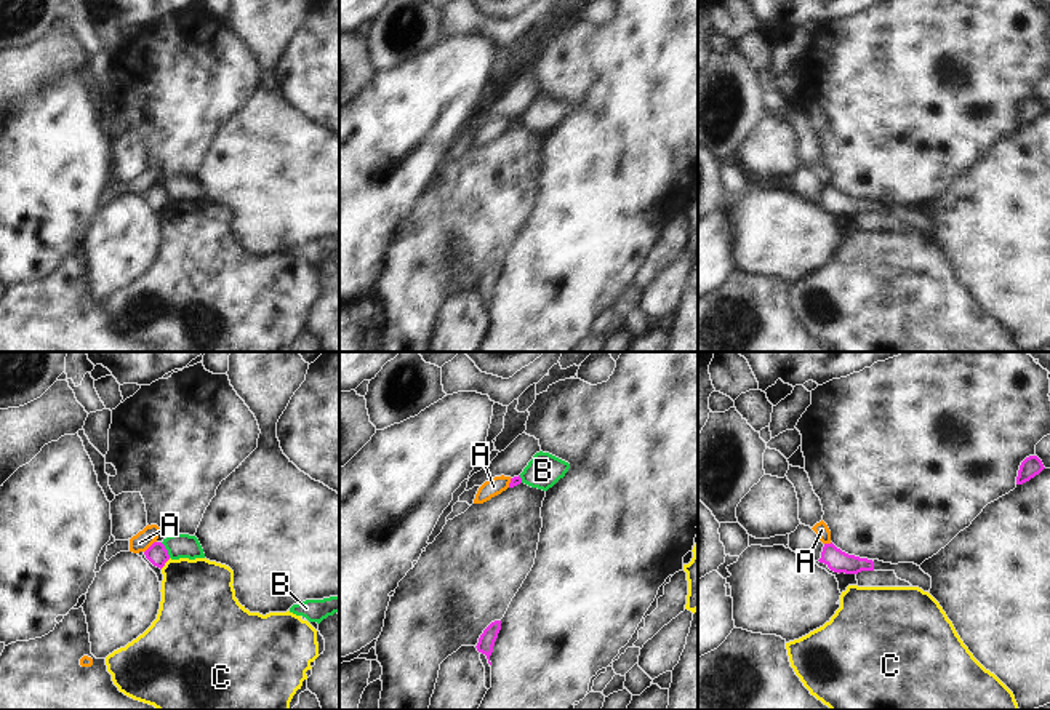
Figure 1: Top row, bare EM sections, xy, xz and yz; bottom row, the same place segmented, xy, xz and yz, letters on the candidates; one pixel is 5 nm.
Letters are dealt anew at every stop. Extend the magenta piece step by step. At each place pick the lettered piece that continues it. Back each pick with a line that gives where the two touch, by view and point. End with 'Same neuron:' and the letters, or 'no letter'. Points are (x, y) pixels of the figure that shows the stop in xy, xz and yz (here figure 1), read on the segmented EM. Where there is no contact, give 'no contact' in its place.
Same neuron: no letter

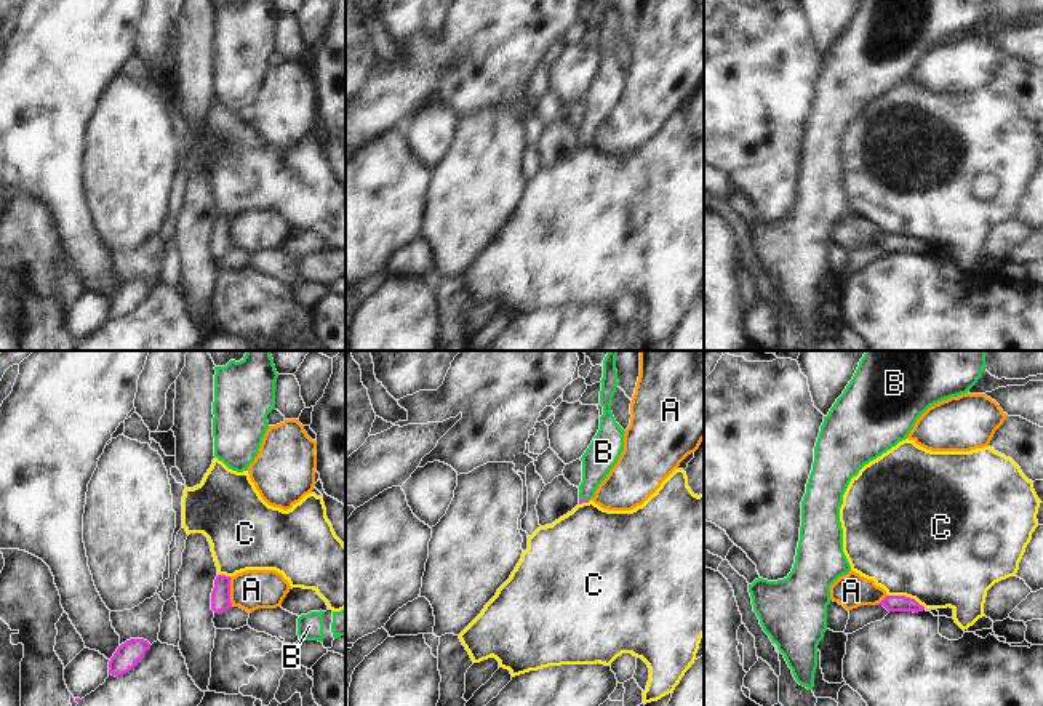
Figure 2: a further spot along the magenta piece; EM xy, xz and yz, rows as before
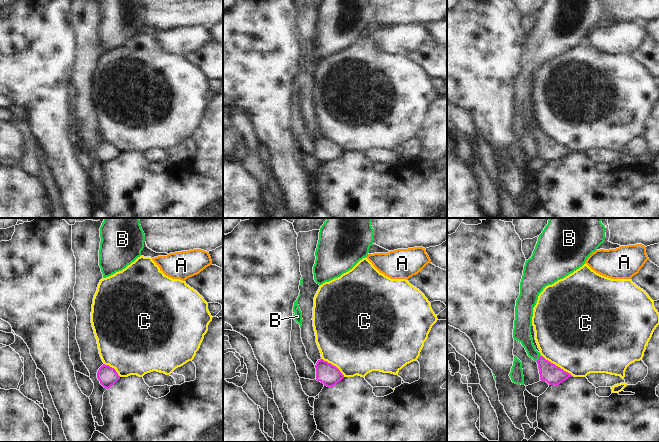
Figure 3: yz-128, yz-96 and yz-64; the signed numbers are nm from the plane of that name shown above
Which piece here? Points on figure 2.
B: meets magenta in xz at (584, 500)
Same neuron: B

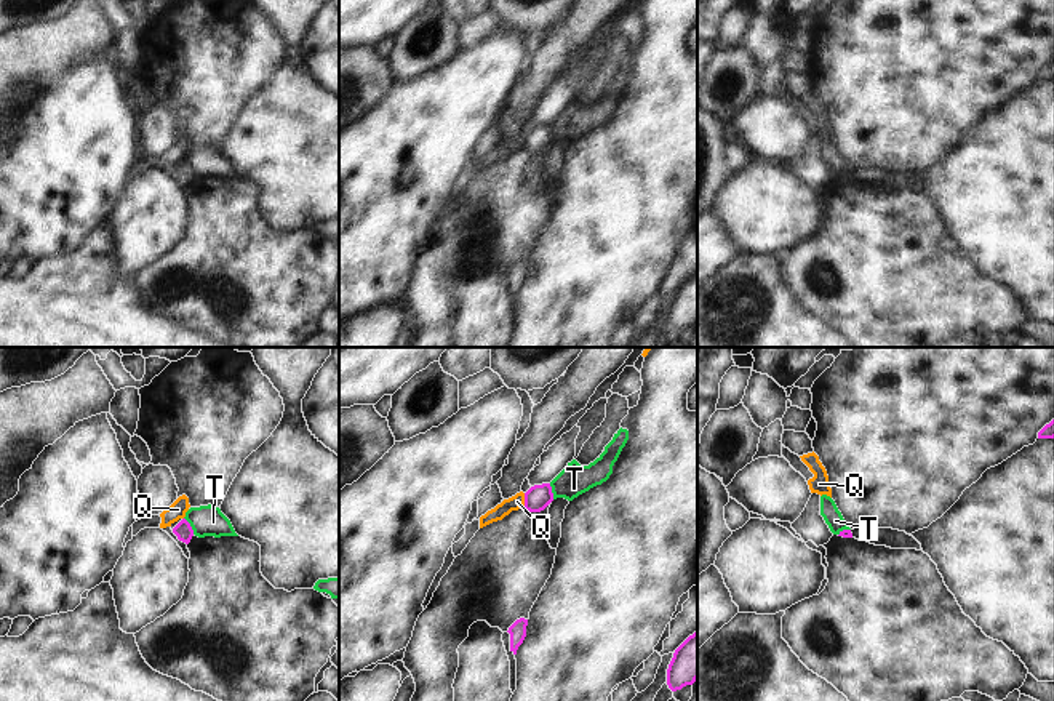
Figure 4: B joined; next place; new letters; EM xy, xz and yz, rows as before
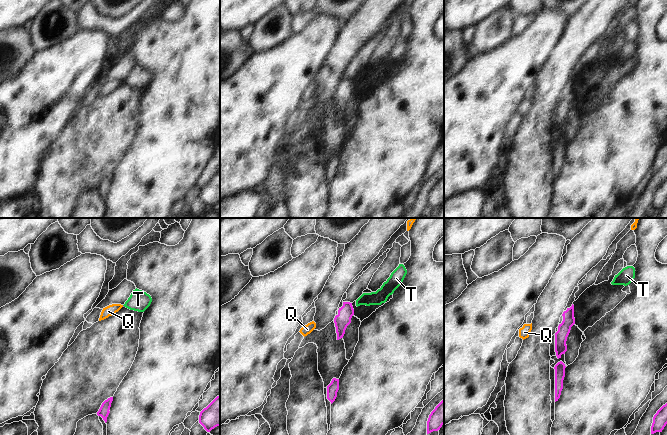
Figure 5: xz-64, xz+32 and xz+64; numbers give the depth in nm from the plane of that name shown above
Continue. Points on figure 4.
Same neuron: no letter

